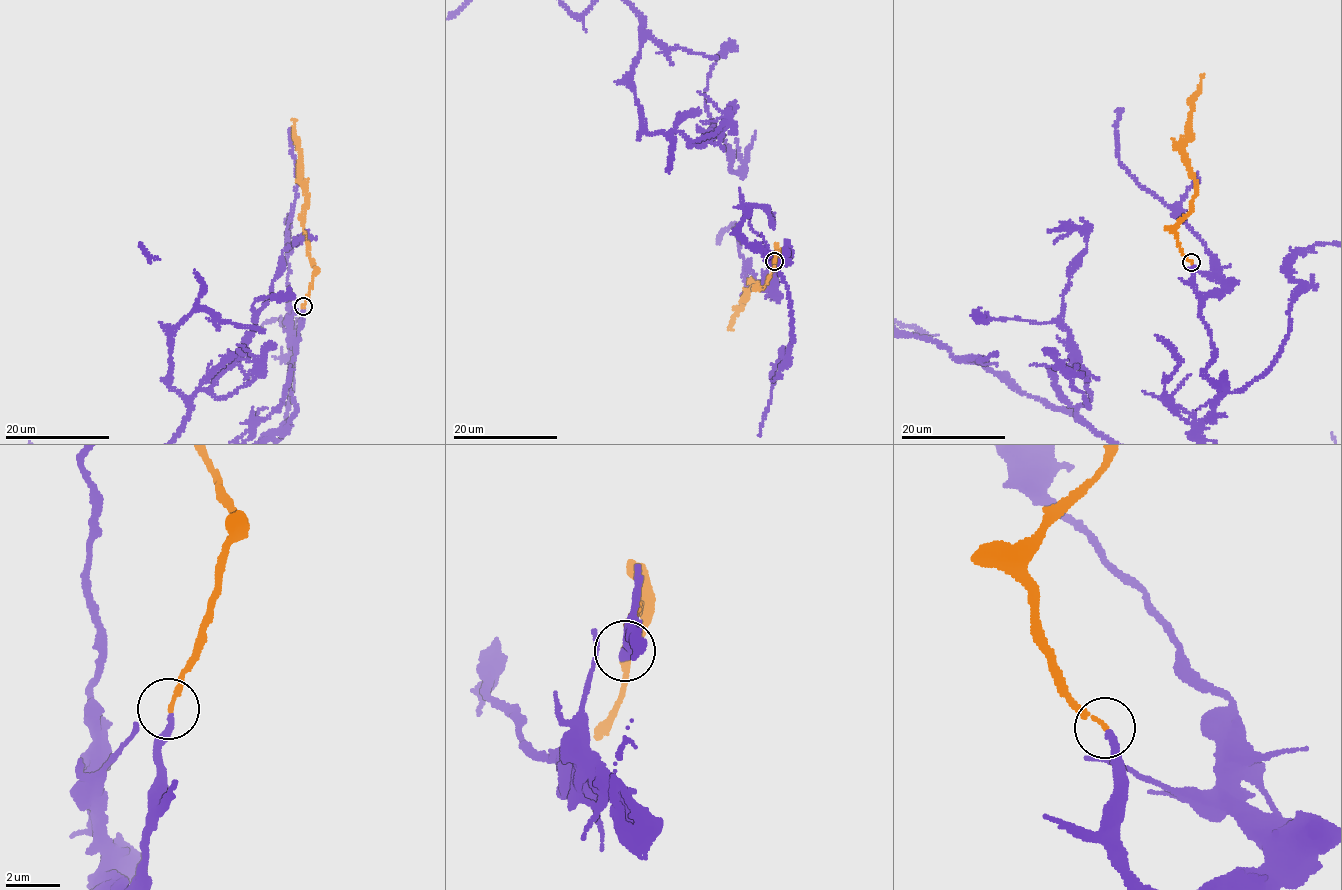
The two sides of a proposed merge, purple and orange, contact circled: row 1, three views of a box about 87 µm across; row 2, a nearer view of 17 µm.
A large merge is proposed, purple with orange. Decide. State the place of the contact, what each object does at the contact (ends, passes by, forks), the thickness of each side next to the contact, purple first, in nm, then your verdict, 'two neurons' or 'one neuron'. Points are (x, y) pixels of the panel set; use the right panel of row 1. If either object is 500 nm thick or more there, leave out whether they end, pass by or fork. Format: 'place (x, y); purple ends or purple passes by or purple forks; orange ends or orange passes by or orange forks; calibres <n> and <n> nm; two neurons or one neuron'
place (1191, 262); purple ends; orange ends; calibres 240 and 120 nm; one neuron

